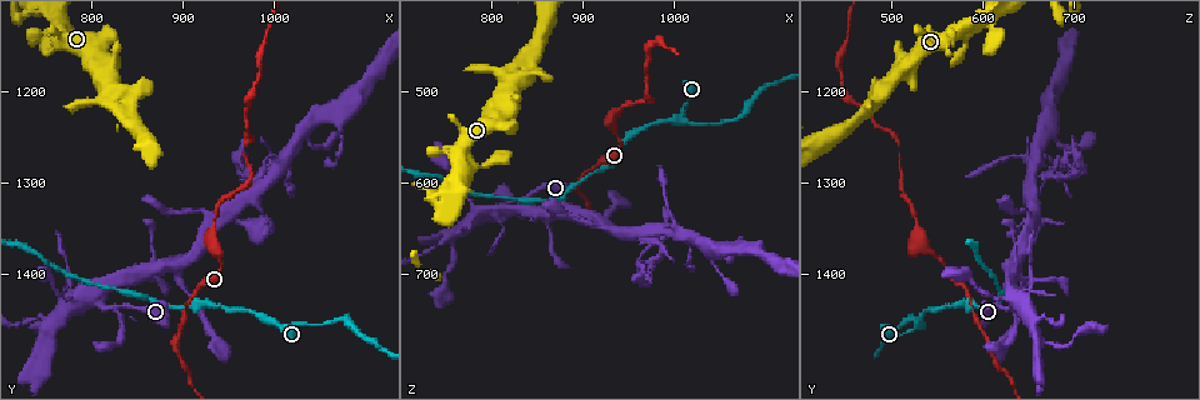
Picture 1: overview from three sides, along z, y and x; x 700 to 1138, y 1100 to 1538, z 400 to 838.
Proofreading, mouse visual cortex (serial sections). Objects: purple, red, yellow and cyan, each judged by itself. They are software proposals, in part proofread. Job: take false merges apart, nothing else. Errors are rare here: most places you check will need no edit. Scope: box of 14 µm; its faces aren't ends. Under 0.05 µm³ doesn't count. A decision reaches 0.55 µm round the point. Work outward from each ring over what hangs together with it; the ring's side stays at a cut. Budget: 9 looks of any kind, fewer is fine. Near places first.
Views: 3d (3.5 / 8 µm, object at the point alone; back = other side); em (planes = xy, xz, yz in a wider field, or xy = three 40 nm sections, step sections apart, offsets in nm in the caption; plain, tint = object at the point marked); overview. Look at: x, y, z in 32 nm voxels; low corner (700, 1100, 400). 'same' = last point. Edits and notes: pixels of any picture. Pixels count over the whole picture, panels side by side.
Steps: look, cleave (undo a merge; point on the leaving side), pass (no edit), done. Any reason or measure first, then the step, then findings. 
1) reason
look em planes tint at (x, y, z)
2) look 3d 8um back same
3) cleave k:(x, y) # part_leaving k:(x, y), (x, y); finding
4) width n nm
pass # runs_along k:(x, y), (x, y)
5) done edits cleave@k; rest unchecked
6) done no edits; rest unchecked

sharp bend
look 3d 3.5um at (805, 1425, 630)

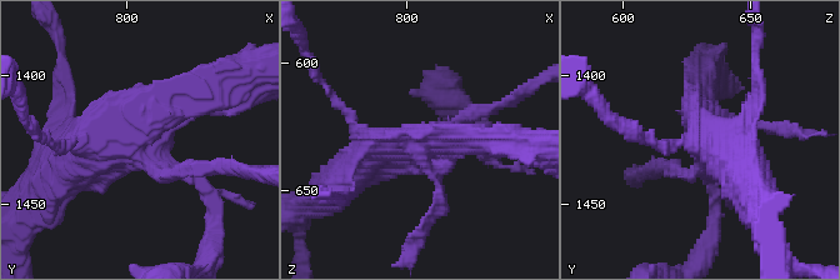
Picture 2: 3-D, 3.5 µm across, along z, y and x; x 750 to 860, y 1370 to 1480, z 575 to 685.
look em xy step 2 tint at (804, 1427, 634)

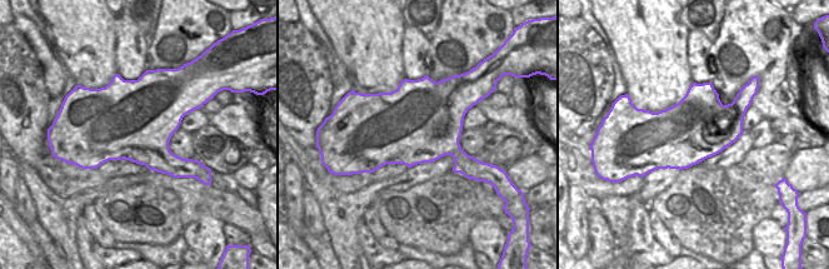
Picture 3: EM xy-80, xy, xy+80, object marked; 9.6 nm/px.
look em xy step 5 tint same

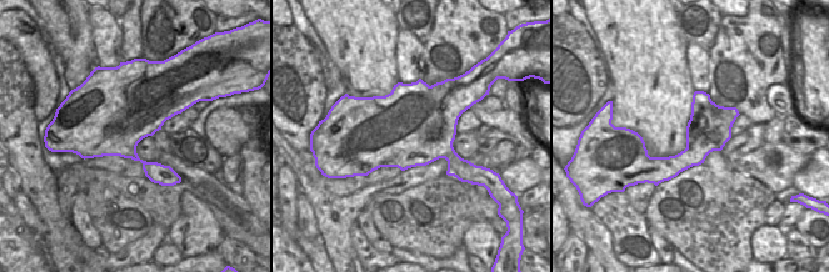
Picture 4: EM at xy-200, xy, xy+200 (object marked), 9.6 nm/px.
pass # runs_along 2:(673, 165), (695, 174), (710, 154), (698, 93); all the same cell

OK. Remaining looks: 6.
sharp bend
look 3d 8um at (930, 1370, 535)

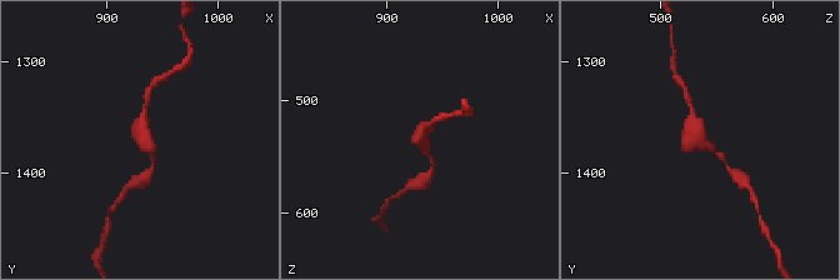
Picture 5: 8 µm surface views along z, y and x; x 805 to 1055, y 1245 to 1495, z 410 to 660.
look 3d 3.5um at (930, 1370, 534)

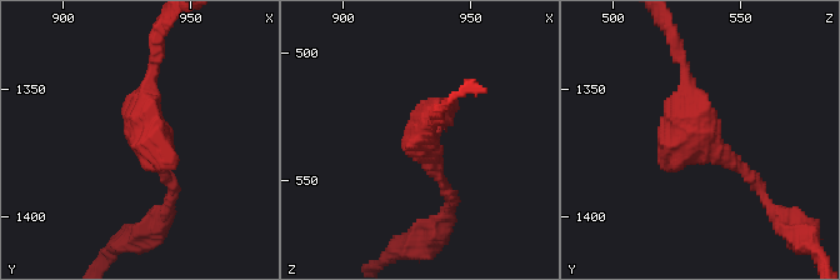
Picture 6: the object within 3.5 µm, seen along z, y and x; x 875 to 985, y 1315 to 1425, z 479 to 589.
now the EM
look em planes tint at (929, 1368, 536)

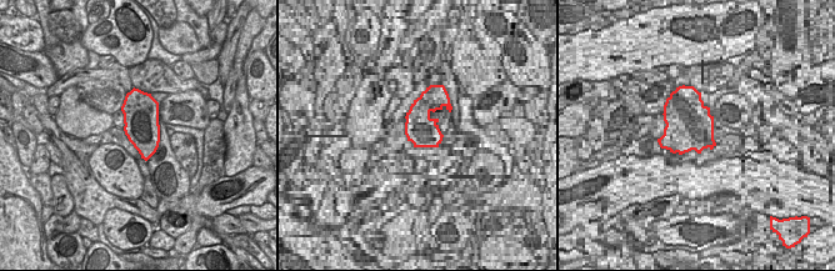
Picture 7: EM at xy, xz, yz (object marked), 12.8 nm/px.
pass # one cell here

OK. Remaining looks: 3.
look 3d 3.5um back at (950, 1330, 655)

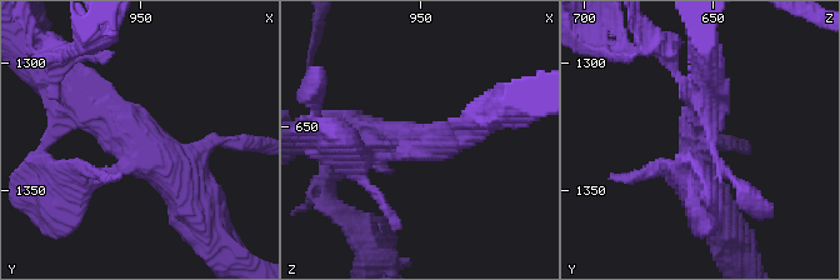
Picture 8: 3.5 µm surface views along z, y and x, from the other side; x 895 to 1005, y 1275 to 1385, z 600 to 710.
arms 4; arm_widths 150, 250, 400, 450 nm
look em planes tint at (948, 1333, 658)

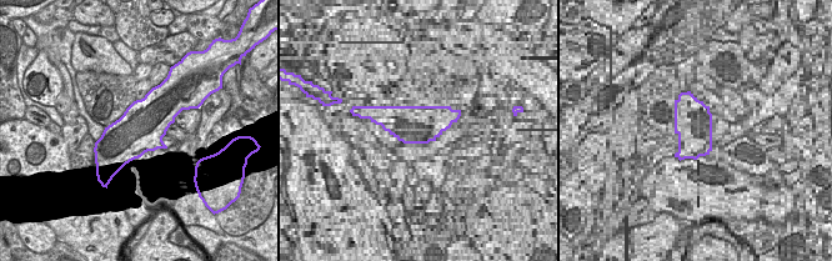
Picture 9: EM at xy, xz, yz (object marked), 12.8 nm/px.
pass # runs_along 8:(194, 213), (179, 183), (79, 98); all the same cell

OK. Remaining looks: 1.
done no edits; rest unchecked

